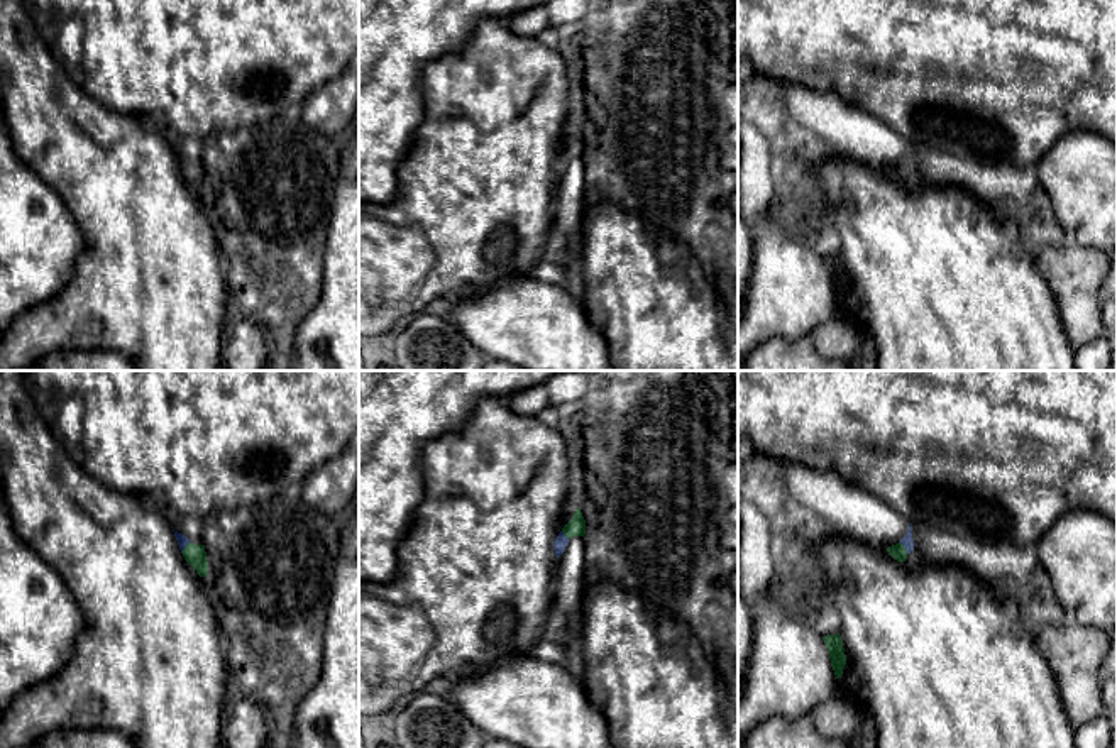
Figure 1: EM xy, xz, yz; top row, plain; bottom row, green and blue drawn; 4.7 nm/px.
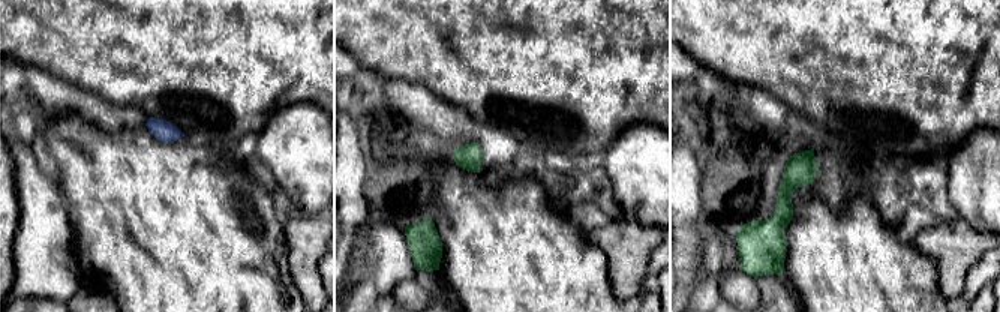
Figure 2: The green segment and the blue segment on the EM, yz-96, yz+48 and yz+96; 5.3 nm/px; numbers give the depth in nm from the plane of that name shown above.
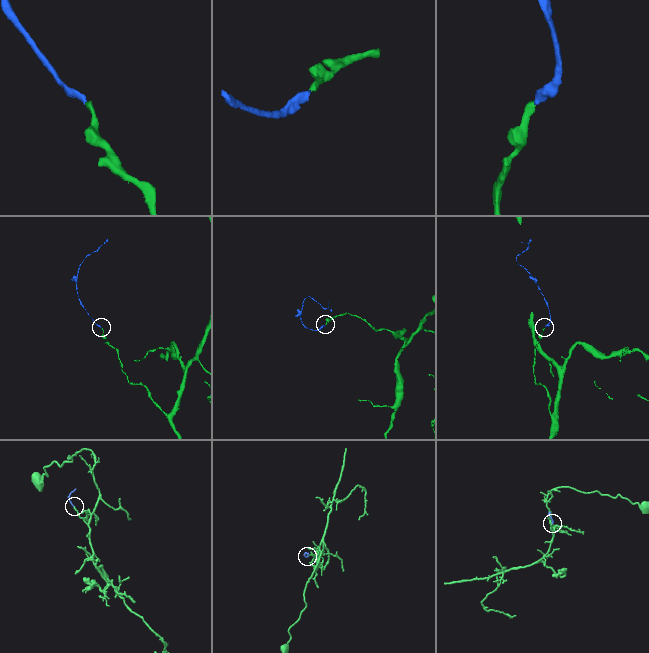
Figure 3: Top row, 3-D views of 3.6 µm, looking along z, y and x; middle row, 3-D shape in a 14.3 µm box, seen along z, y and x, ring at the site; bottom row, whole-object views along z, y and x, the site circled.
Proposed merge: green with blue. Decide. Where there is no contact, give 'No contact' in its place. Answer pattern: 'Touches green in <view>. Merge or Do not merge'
Touches green in yz. Merge

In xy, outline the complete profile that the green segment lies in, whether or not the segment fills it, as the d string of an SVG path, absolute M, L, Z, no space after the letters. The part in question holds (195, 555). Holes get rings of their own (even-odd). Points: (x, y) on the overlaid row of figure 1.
M174 531L184 560L196 570L200 577L208 575L208 562L205 545L191 543L184 535Z

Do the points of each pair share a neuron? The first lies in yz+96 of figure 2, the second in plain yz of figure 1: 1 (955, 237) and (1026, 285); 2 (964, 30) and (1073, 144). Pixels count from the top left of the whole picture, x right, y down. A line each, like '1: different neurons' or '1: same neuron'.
1: different neurons
2: different neurons

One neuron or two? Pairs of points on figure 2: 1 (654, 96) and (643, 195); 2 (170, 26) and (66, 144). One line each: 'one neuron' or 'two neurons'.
1: two neurons
2: two neurons

